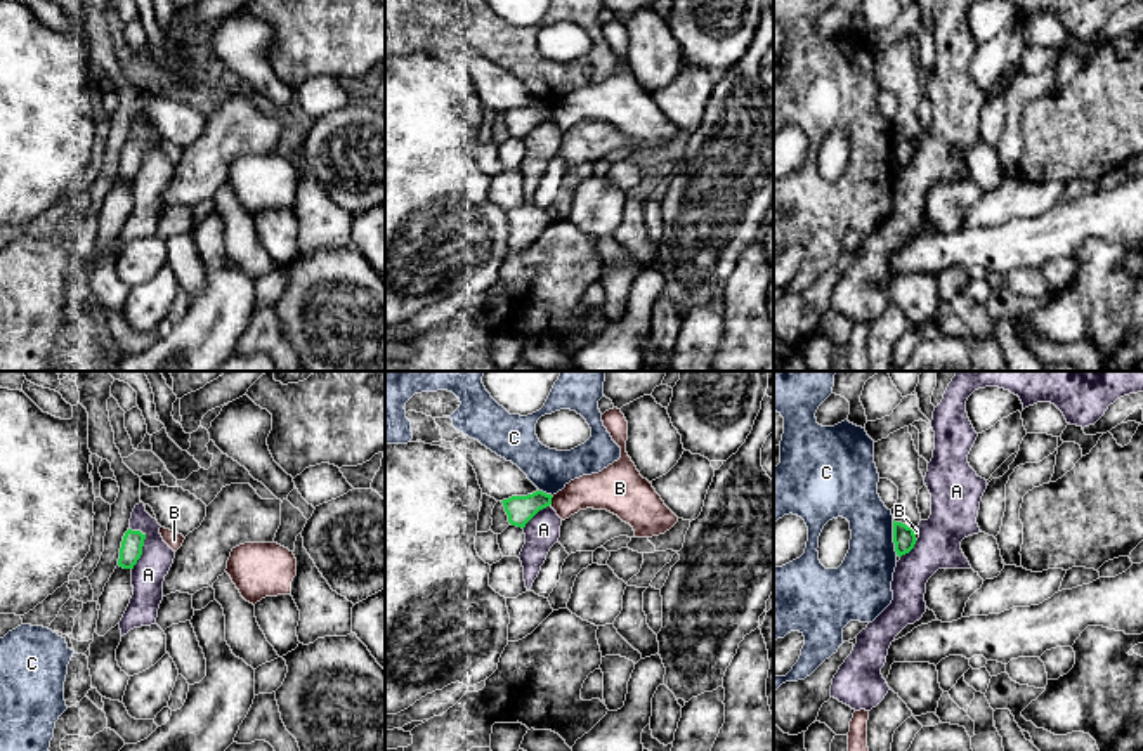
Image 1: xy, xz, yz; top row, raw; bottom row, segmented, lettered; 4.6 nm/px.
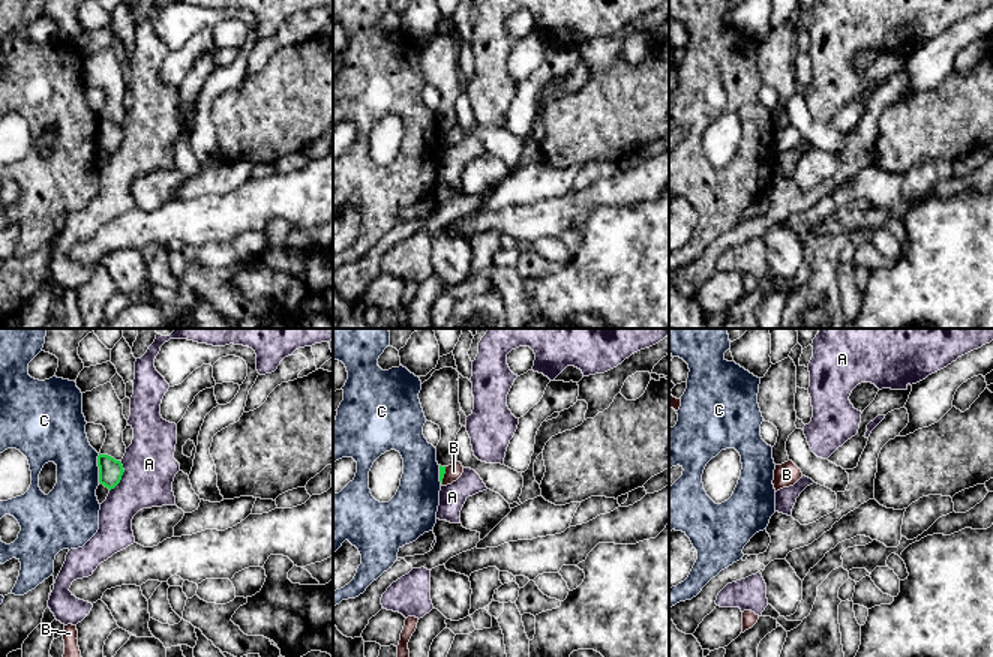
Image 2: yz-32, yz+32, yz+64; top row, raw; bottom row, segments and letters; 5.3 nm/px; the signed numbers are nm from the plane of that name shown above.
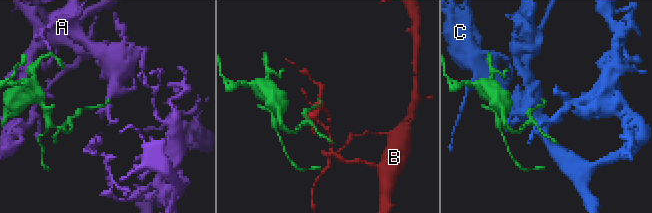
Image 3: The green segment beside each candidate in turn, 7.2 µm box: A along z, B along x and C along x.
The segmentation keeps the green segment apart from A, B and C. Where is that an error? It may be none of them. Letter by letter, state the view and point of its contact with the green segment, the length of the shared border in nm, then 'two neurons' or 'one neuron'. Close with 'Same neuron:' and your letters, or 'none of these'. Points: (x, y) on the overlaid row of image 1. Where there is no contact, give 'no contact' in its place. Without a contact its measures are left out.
A: contact xy (143, 545); length 200 nm; two neurons
B: contact xz (550, 500); length 40 nm; two neurons
C: contact yz (894, 538); length 160 nm; two neurons
Same neuron: none of these

